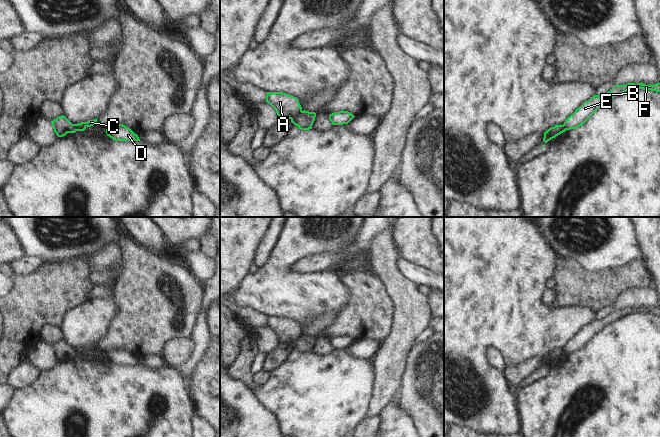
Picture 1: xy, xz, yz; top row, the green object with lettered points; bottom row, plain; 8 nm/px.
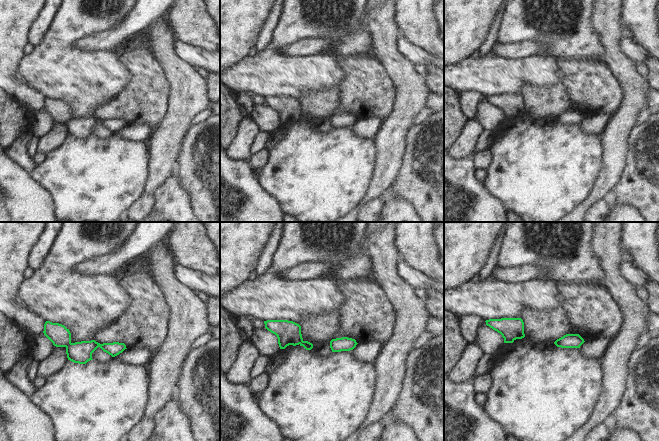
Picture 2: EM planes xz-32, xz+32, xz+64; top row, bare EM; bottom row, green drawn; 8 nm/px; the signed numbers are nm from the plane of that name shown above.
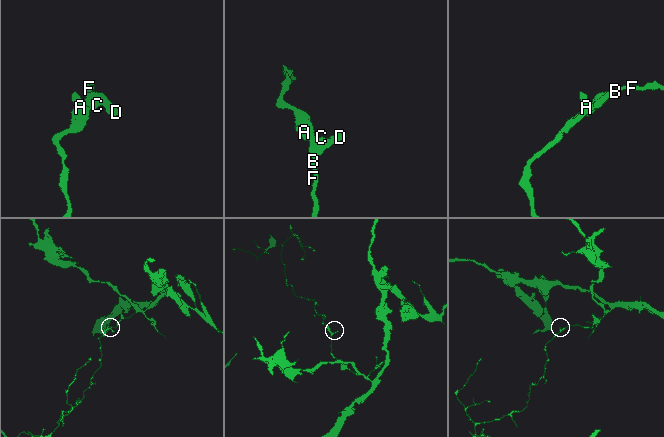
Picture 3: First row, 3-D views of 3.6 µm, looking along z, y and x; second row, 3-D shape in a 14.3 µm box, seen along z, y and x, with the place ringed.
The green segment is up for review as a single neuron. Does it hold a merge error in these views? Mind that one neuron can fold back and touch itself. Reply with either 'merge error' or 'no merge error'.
merge error

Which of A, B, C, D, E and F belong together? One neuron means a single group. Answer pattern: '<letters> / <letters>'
A / B C D E F

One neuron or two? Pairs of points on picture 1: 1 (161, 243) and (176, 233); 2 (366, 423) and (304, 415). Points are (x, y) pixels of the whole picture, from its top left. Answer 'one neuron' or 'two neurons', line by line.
1: two neurons
2: two neurons

